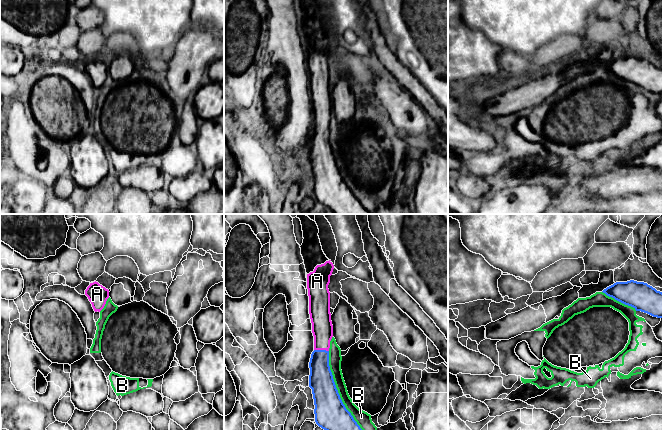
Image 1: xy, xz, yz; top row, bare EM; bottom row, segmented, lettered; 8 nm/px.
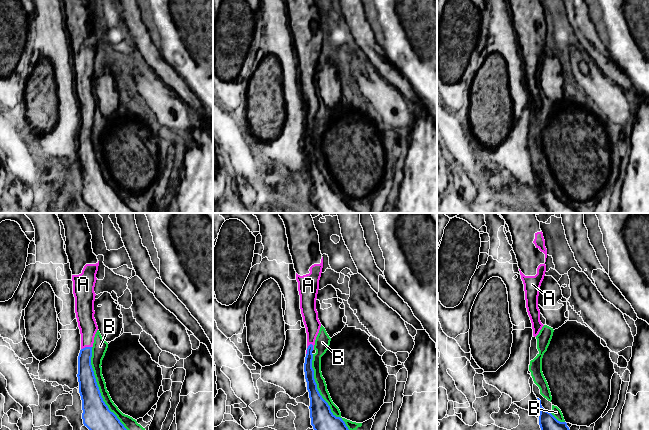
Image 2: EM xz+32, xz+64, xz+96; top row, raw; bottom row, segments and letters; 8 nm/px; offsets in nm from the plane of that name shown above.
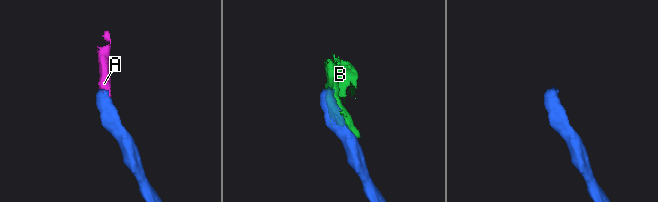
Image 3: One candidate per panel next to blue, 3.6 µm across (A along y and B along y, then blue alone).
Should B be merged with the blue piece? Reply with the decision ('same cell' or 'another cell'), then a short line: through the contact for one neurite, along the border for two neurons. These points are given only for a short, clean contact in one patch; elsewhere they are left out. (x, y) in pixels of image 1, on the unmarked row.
another cell

